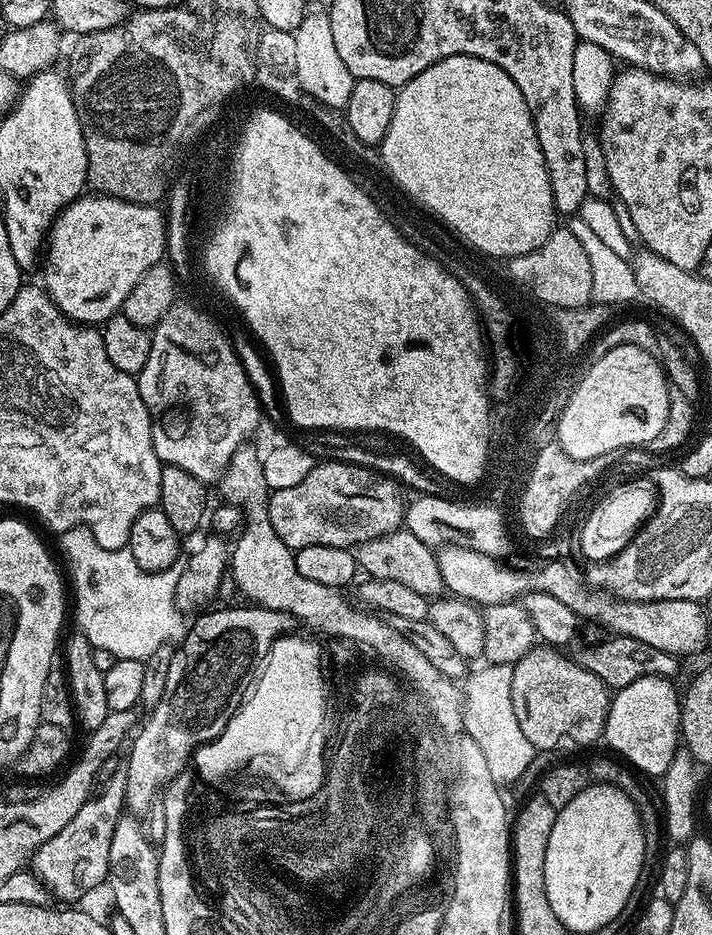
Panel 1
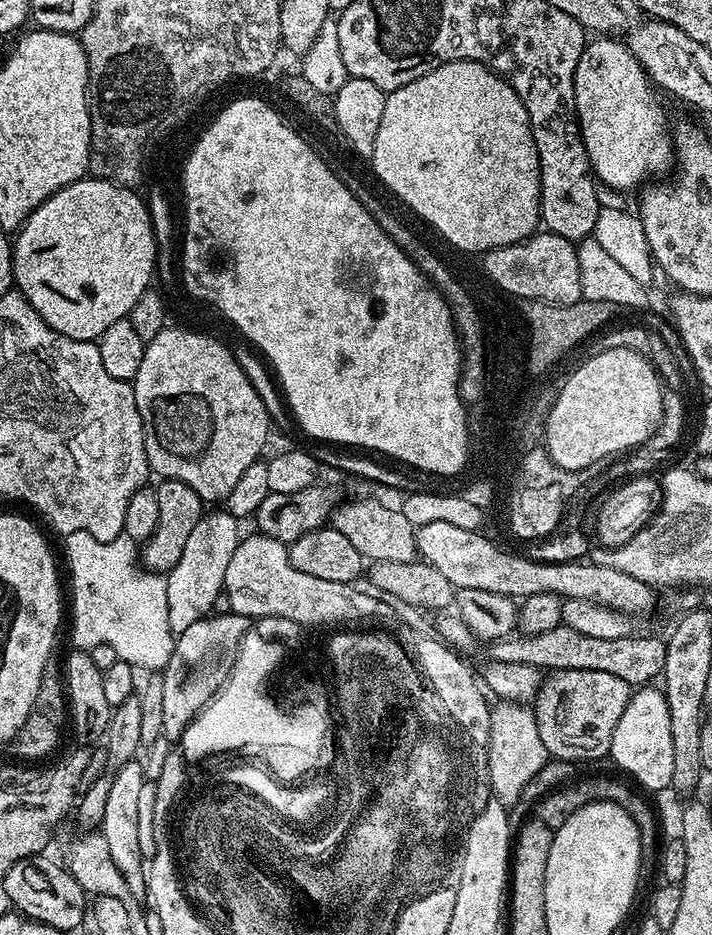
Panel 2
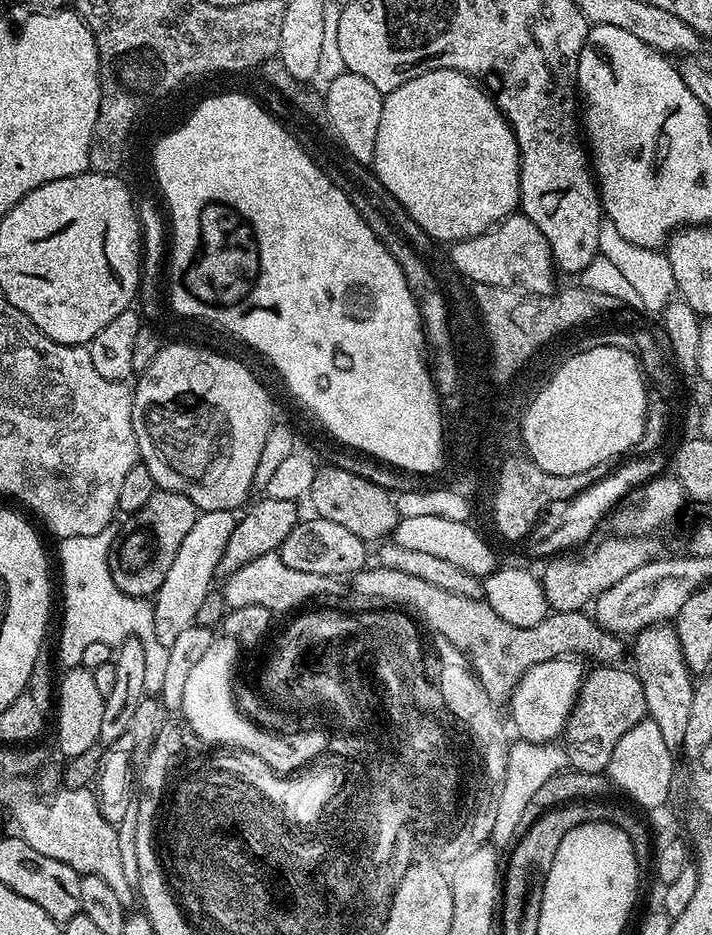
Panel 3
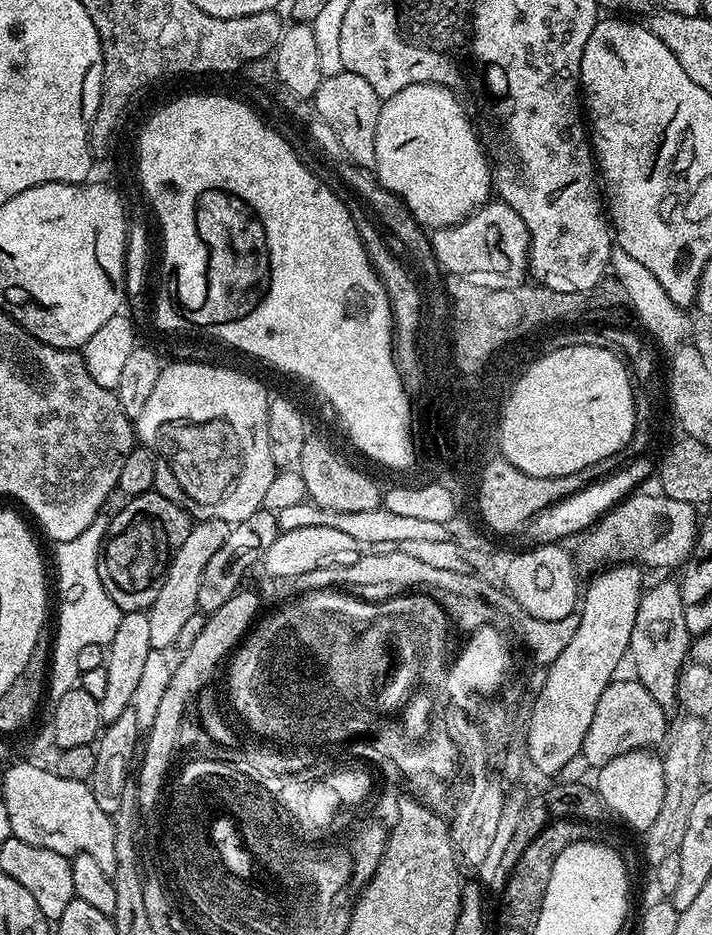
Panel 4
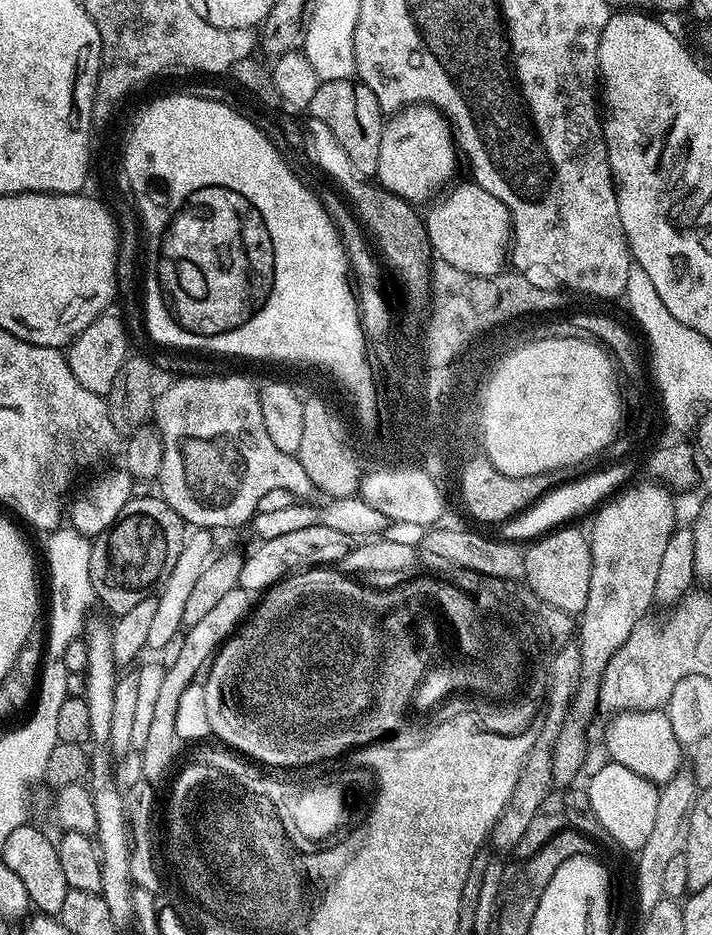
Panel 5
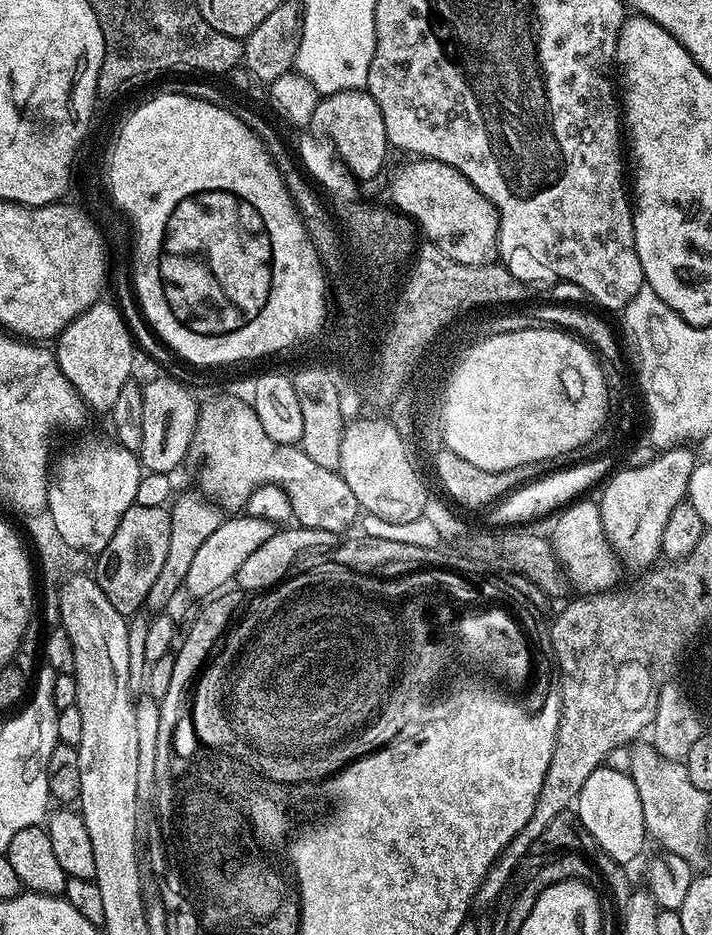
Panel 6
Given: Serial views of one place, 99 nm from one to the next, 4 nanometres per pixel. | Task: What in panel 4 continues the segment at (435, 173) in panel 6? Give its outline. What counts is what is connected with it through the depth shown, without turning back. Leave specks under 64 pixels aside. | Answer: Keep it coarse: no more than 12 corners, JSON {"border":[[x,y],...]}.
{"border":[[486,203],[435,229],[433,254],[465,278],[529,275],[528,227]]}

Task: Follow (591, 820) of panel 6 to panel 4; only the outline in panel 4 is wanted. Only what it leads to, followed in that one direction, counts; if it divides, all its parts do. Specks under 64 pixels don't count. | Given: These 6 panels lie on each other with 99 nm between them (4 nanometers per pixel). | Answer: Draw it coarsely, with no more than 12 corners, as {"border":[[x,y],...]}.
{"border":[[627,752],[595,773],[612,816],[640,834],[662,807],[662,759]]}

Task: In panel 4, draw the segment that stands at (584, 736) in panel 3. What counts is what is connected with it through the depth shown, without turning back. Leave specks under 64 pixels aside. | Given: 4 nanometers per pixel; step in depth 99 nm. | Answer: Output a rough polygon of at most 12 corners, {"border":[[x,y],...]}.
{"border":[[635,678],[598,700],[580,755],[599,770],[663,745],[666,709]]}

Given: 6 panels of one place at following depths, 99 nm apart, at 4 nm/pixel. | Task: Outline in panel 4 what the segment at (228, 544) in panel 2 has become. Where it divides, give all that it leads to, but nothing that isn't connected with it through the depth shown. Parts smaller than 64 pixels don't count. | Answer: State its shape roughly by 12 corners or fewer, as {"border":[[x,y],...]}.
{"border":[[221,519],[193,523],[147,609],[153,651],[197,613],[202,571],[226,542]]}

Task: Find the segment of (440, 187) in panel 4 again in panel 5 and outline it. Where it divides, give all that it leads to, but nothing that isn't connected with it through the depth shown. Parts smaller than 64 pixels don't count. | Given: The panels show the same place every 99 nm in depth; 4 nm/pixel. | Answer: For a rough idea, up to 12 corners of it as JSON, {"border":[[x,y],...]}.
{"border":[[412,104],[385,123],[378,184],[416,206],[456,172],[448,119]]}

